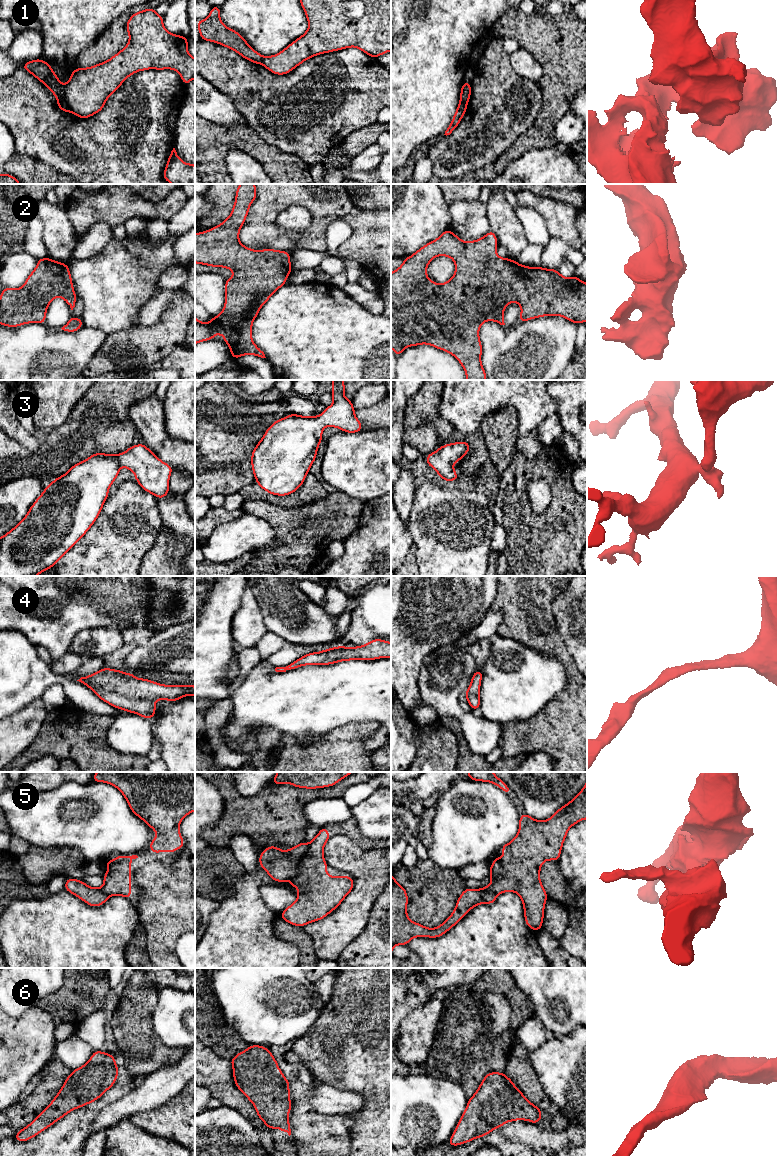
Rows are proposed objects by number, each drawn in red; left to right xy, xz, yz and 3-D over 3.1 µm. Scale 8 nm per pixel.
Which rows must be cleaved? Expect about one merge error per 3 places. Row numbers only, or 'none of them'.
1, 5

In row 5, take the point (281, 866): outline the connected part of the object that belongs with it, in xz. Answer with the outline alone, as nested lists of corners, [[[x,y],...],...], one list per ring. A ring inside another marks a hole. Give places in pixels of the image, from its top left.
[[[303,841],[287,851],[268,846],[260,853],[259,864],[274,881],[288,881],[299,873],[301,860],[308,851],[309,844]]]

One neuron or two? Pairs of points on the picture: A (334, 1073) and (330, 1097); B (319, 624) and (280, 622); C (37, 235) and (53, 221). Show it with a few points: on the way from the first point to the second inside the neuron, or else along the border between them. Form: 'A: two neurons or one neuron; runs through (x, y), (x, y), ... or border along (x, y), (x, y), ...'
A: two neurons; border along (320, 1082), (330, 1084), (338, 1089), (355, 1091)
B: one neuron; runs through (309, 625), (304, 625), (297, 629), (290, 622)
C: two neurons; border along (41, 225), (42, 241), (48, 254)

